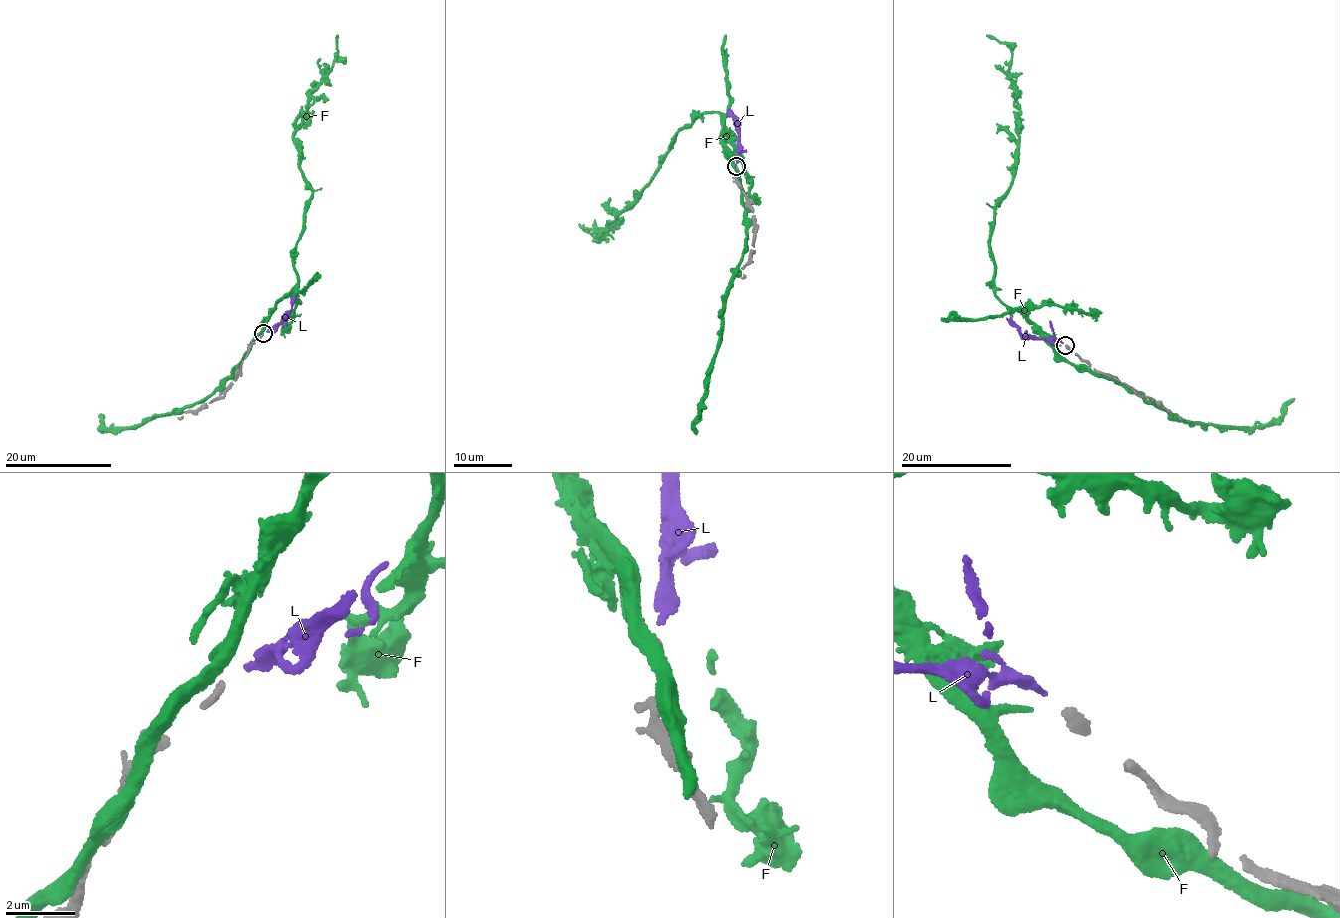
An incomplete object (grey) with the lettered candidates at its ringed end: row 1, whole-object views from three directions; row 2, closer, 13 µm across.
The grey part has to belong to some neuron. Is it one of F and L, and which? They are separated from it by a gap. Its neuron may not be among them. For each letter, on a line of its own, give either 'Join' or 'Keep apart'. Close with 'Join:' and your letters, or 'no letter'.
F: Keep apart
L: Join
Join: L

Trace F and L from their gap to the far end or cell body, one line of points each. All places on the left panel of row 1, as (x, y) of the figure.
F: (260, 330), (296, 285), (294, 247), (311, 192), (300, 166), (295, 120), (337, 54), (337, 35)
L: (266, 331), (289, 312), (295, 294)

